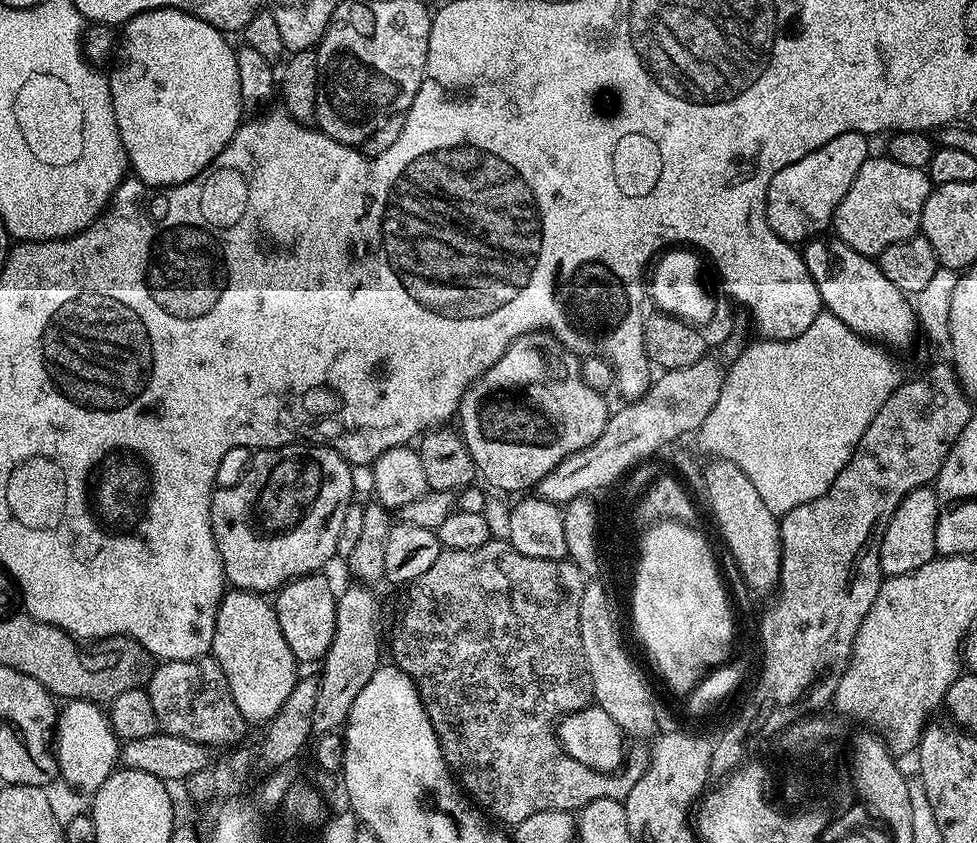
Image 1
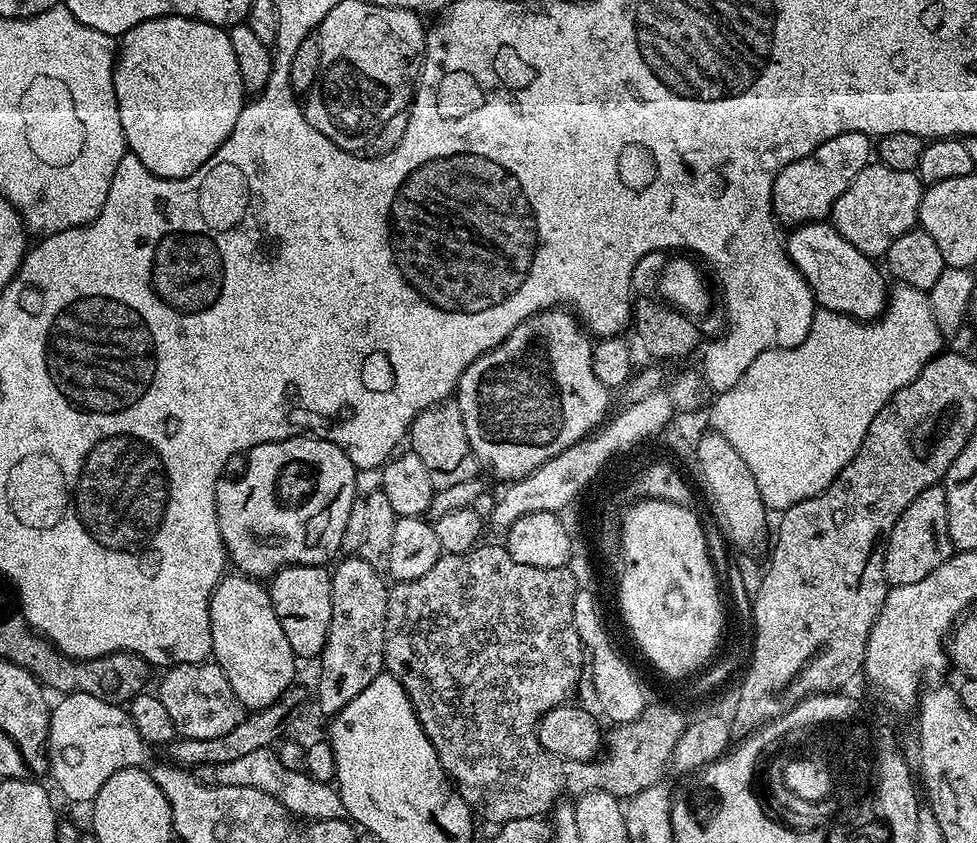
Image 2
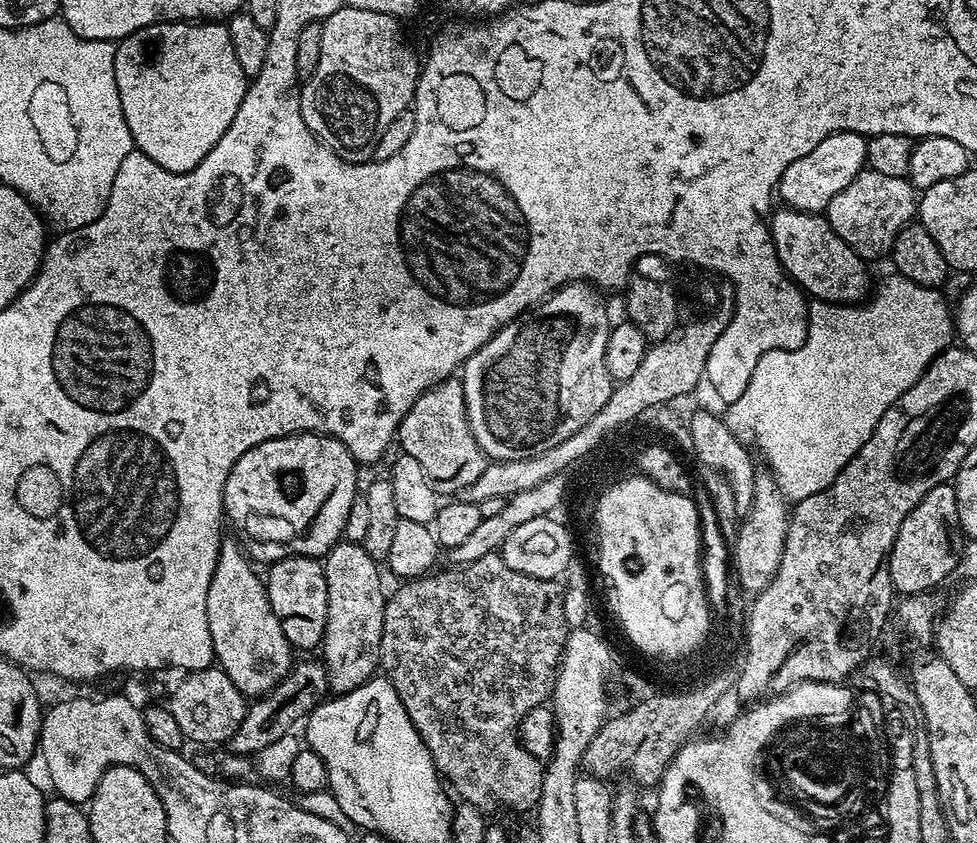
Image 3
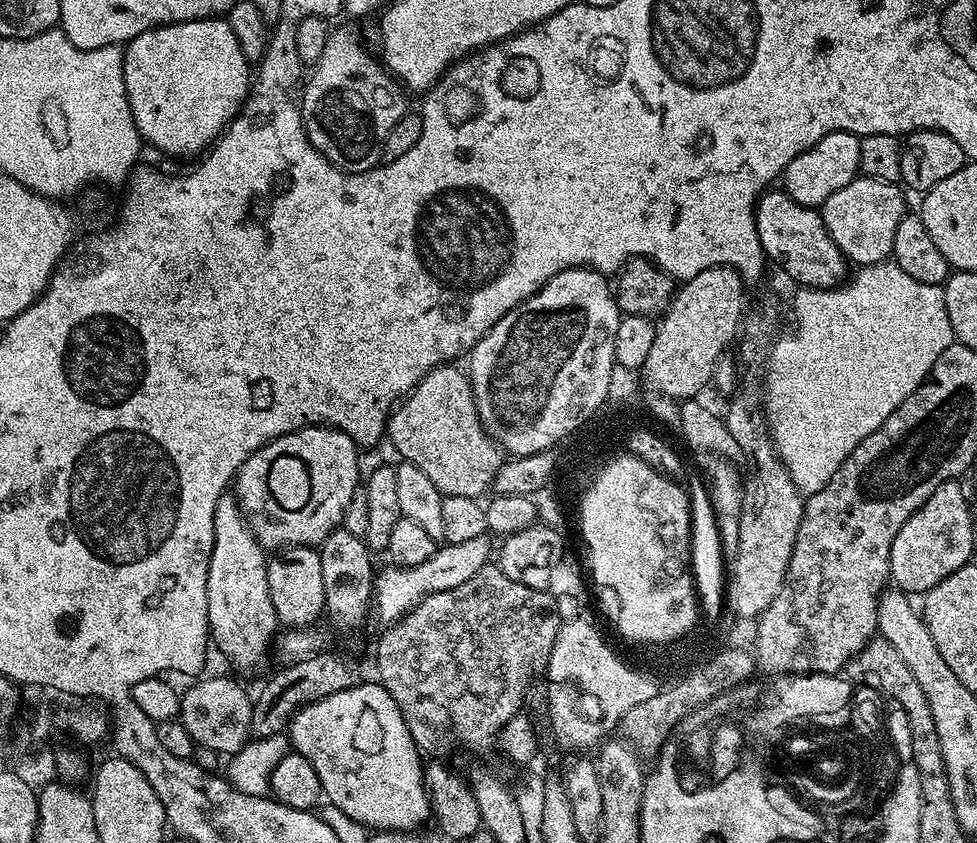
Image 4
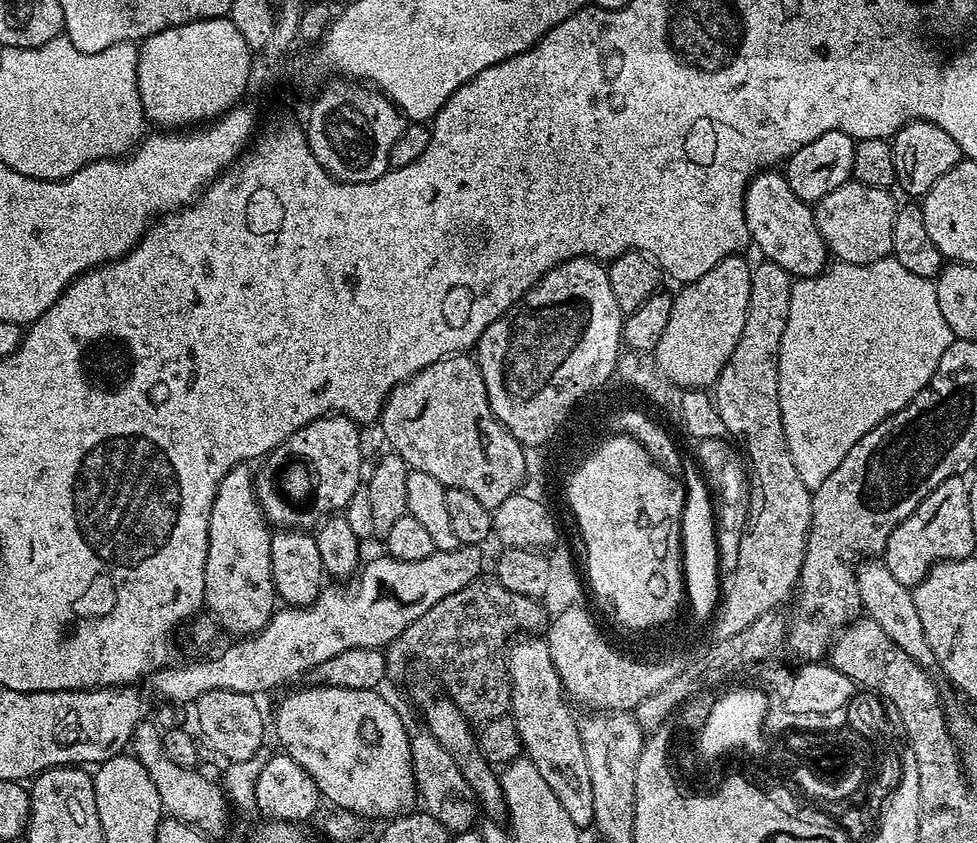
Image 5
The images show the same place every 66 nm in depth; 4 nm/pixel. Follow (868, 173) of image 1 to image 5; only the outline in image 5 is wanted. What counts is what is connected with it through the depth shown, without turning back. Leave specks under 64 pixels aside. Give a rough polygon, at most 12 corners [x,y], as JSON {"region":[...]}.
{"region":[[849,182],[815,201],[829,253],[892,255],[898,200]]}

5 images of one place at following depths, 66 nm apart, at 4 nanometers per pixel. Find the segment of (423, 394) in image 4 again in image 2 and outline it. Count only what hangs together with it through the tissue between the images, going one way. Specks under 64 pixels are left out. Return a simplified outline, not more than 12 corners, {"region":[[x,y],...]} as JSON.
{"region":[[460,407],[412,419],[410,451],[437,492],[478,475]]}

